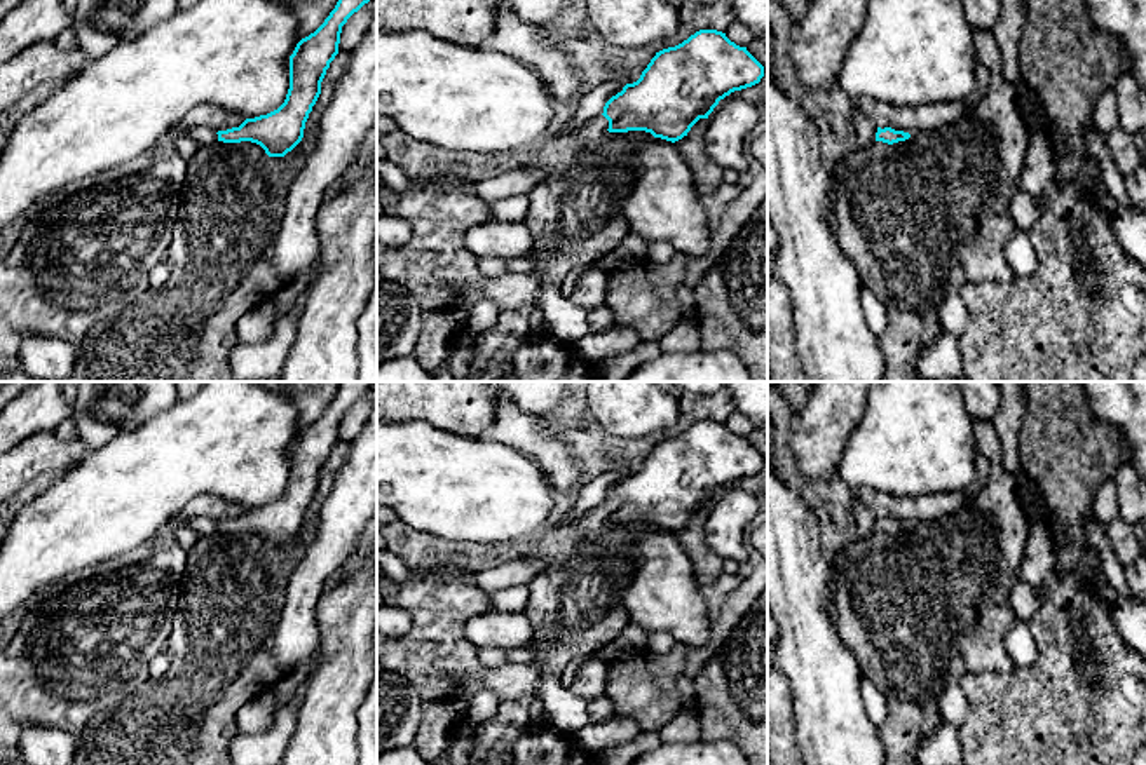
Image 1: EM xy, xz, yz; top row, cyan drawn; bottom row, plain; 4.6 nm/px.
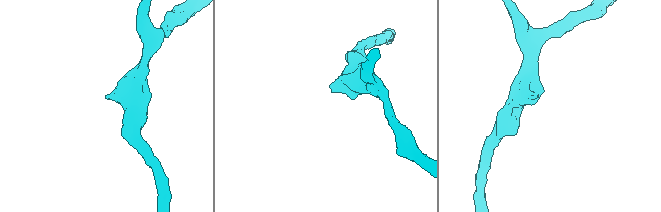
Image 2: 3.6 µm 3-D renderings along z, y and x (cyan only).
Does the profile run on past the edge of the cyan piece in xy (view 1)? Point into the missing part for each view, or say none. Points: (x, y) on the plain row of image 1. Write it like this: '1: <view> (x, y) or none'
1: xy (201, 525)

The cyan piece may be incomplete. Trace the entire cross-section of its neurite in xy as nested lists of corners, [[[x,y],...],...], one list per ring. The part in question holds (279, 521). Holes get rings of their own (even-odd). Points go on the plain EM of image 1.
[[[340,382],[338,392],[324,413],[297,434],[290,446],[290,479],[277,500],[246,509],[239,518],[227,521],[181,519],[178,514],[171,525],[187,525],[201,535],[251,531],[260,535],[269,547],[284,547],[304,528],[305,512],[321,484],[321,472],[338,444],[342,416],[370,392],[372,383]]]

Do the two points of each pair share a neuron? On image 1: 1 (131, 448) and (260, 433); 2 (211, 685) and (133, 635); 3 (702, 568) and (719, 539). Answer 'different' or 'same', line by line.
1: same
2: different
3: different

